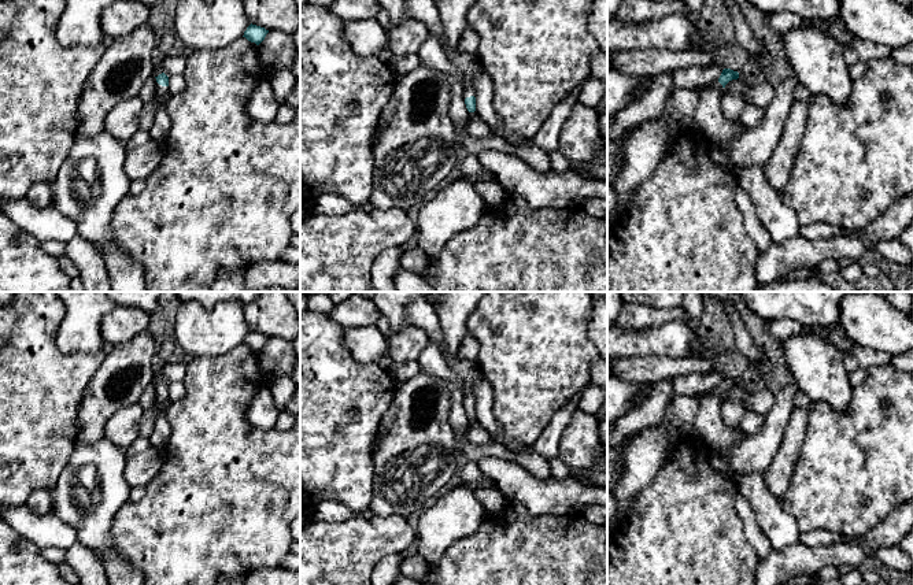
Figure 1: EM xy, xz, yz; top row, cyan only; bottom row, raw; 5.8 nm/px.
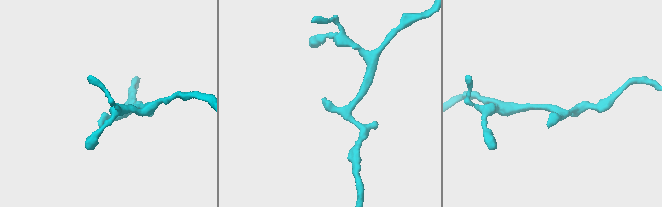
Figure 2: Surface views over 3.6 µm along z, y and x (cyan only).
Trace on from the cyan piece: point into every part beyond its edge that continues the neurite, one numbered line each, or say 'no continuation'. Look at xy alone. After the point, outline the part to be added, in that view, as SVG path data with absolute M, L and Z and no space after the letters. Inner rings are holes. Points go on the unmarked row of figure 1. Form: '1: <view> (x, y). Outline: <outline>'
1: xy (162, 430). Outline: M156 392L155 406L159 408L159 415L152 434L149 436L154 448L163 451L169 443L171 427L166 416L166 410L170 404L169 393Z

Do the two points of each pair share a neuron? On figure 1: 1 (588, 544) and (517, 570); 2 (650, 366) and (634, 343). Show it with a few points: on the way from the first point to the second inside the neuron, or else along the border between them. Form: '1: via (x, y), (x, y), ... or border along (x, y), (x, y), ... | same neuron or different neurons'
1: via (570, 562), (562, 570), (535, 570) | same neuron
2: border along (621, 356), (661, 355), (675, 359) | different neurons

